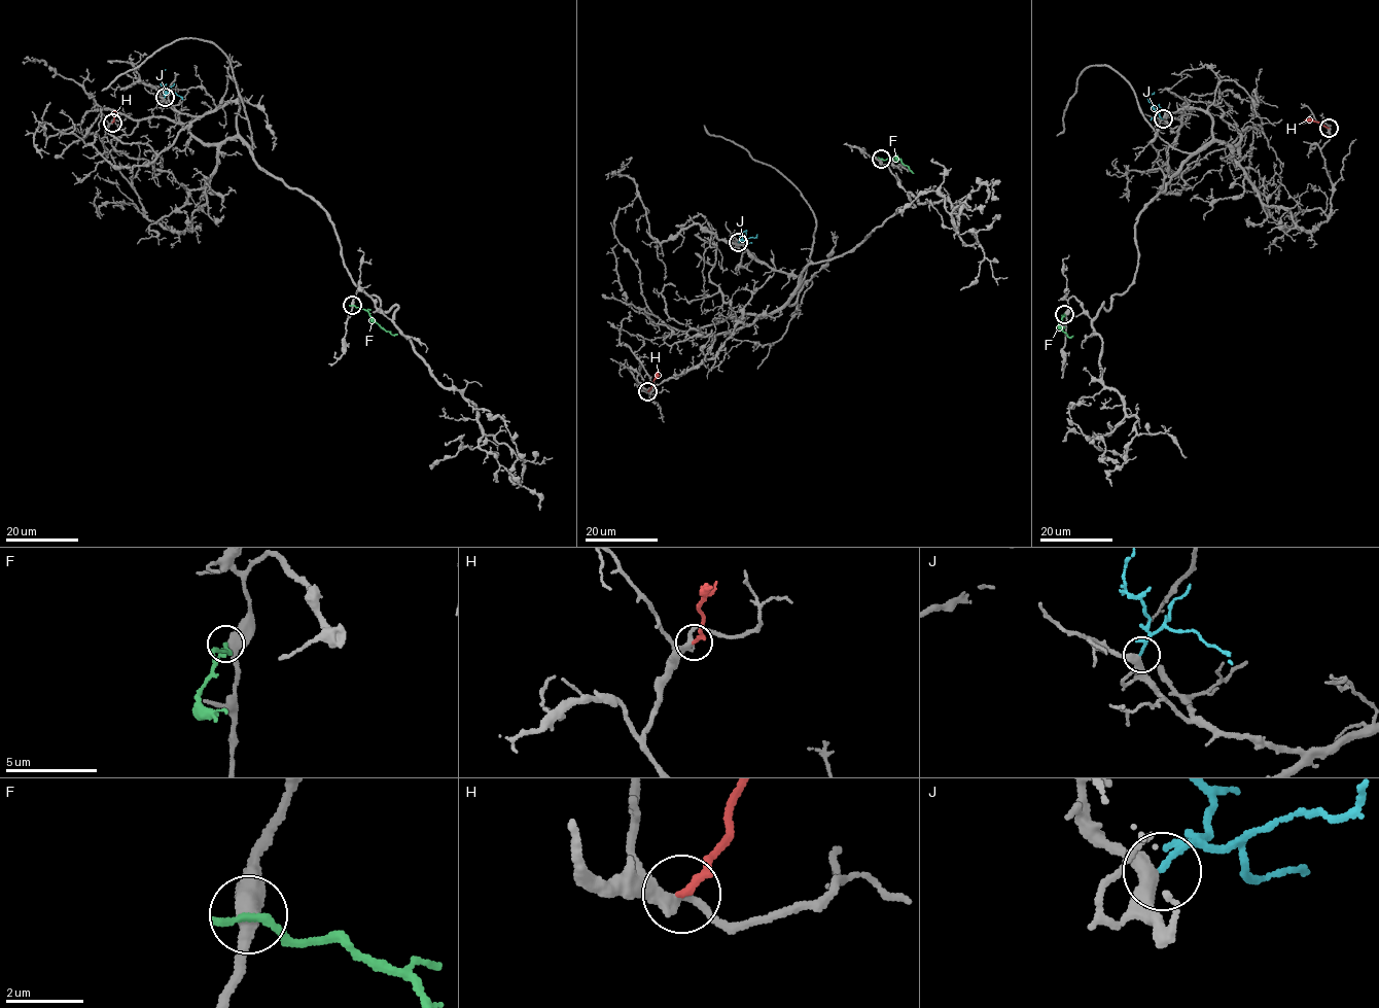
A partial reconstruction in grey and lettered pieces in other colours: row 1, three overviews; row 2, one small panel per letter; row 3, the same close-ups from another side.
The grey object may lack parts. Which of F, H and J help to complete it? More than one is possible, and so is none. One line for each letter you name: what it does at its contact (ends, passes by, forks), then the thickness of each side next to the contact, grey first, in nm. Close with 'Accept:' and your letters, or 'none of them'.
J: it passes by; 400 nm thick on the grey side, 90 nm on the other
Accept: J

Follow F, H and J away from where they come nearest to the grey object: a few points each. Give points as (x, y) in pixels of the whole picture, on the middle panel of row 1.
F: (881, 159), (896, 155), (913, 173)
H: (648, 391), (659, 370)
J: (738, 243), (741, 233), (746, 230), (748, 238)

